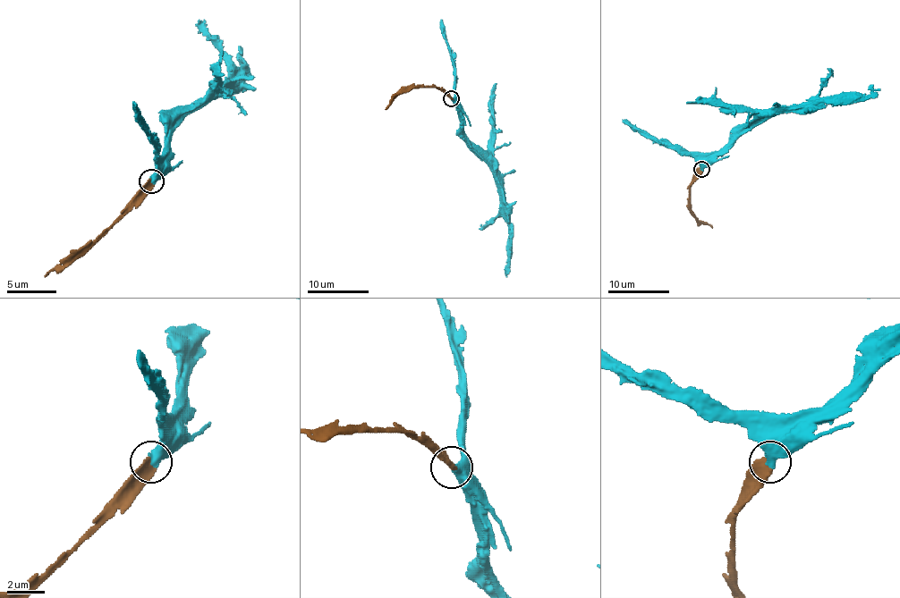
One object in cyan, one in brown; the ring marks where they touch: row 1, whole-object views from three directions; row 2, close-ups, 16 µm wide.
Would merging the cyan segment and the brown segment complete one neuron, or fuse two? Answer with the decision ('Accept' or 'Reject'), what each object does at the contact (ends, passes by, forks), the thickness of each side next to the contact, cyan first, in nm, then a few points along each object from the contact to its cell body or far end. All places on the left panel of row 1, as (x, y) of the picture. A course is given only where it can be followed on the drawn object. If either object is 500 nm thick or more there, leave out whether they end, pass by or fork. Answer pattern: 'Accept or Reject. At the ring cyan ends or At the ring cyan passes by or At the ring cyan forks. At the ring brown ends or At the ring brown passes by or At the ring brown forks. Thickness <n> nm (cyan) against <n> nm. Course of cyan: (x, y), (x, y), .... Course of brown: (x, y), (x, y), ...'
Accept. Thickness 550 nm (cyan) against 400 nm. Course of cyan: (152, 181), (166, 164), (169, 132), (213, 96), (245, 64), (240, 52). Course of brown: (149, 181), (147, 189), (127, 208), (44, 277)

